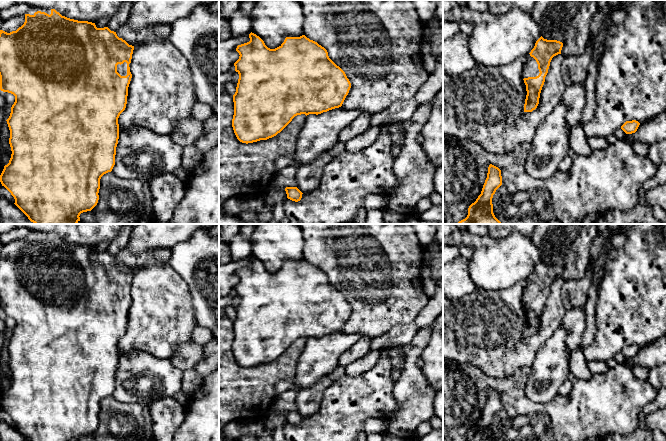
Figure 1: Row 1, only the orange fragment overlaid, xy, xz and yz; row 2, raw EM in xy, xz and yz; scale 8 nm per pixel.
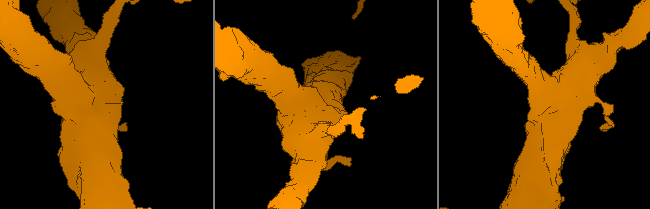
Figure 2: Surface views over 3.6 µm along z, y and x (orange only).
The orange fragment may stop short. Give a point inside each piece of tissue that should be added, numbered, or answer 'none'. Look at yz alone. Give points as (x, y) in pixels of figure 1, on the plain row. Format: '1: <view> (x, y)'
1: yz (530, 293)

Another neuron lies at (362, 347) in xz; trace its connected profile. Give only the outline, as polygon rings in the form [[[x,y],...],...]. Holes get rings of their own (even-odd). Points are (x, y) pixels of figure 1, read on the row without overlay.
[[[361,336],[360,339],[347,349],[338,360],[341,367],[346,367],[352,362],[364,357],[371,351],[371,339],[367,336]]]

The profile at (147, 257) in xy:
[[[166,249],[145,251],[138,258],[136,263],[136,269],[149,265],[155,260],[160,260],[169,263],[171,254],[172,254],[171,250]]]

